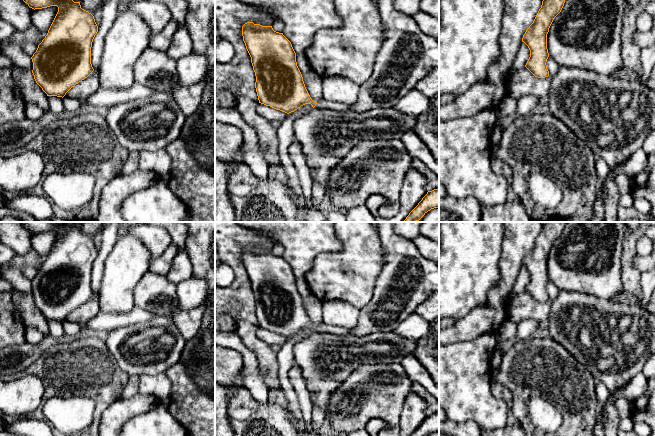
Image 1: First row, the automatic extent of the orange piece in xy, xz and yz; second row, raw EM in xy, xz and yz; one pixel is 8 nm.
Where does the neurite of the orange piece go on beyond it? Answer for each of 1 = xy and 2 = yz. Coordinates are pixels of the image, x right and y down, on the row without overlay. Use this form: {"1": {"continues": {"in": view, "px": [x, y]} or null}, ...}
{"1": {"continues": null}, "2": {"continues": null}}

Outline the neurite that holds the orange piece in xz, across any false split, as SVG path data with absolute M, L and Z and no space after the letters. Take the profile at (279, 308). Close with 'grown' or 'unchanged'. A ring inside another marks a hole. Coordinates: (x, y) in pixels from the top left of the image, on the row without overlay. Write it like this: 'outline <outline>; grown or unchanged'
outline M247 246L242 260L256 300L255 312L259 327L287 338L305 328L321 333L349 335L353 329L311 323L297 290L296 277L291 266L273 254Z; grown

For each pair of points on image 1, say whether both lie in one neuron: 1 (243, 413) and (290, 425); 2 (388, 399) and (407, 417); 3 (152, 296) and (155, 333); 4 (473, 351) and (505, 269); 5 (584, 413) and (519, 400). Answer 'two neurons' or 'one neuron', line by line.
1: one neuron
2: two neurons
3: two neurons
4: two neurons
5: one neuron

